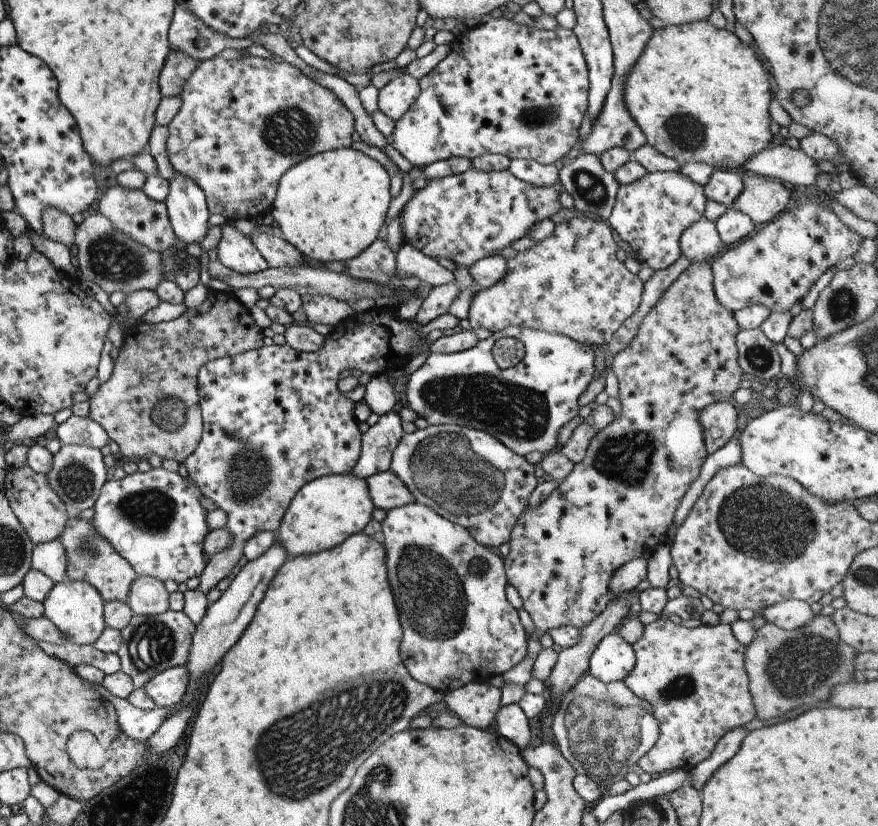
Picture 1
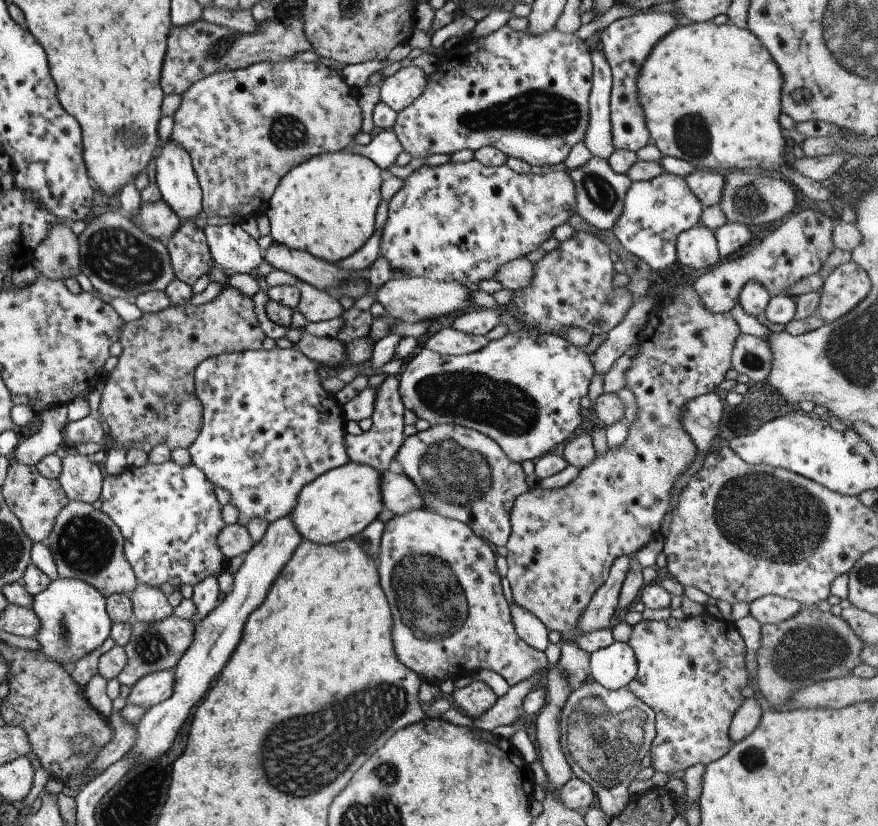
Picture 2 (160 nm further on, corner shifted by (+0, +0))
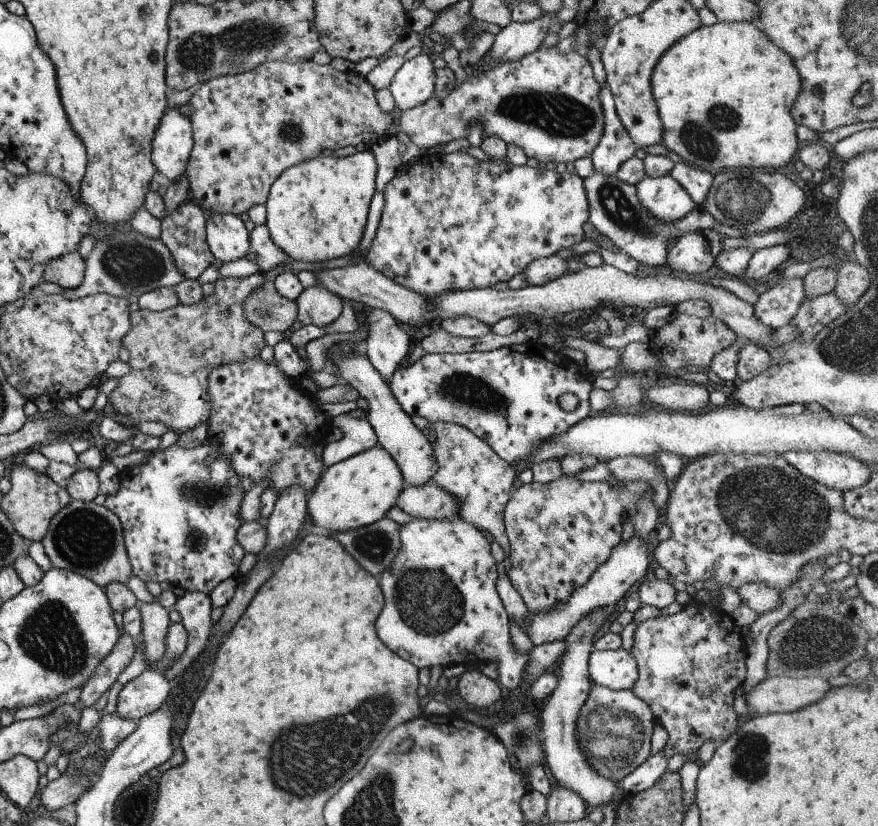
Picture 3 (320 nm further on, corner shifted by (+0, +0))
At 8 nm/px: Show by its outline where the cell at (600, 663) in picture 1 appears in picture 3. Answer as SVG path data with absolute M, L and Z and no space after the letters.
M623 648L592 650L587 669L590 683L617 691L631 689L638 678L635 660Z

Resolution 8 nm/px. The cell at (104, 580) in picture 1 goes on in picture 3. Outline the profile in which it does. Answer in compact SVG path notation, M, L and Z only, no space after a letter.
M70 501L51 518L47 533L40 542L51 567L83 576L99 588L104 589L111 582L126 585L132 576L121 524L104 505L97 506L92 501Z

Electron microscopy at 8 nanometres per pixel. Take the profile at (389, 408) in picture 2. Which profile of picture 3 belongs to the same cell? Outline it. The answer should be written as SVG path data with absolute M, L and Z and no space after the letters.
M367 308L365 322L369 327L362 351L381 380L389 384L395 368L403 365L409 355L409 338L383 309Z

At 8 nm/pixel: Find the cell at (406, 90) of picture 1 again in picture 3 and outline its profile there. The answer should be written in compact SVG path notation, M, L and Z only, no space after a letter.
M420 53L403 62L395 72L388 90L400 111L423 104L434 92L435 70L428 56Z

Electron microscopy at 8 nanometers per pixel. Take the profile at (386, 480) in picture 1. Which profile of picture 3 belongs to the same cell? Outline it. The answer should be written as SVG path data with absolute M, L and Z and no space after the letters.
M405 483L395 506L413 519L451 520L457 516L457 500L433 483L423 486Z

